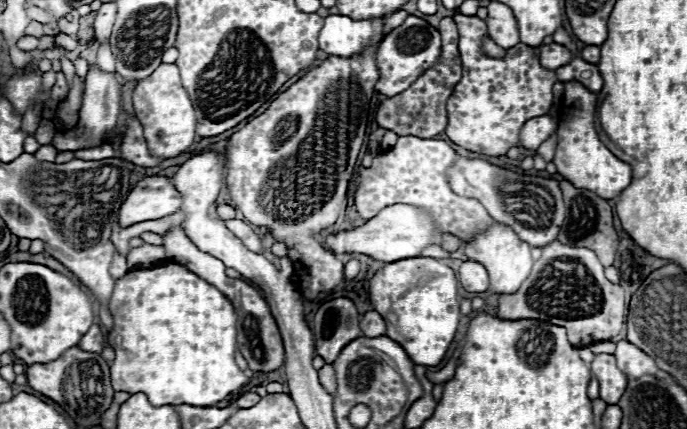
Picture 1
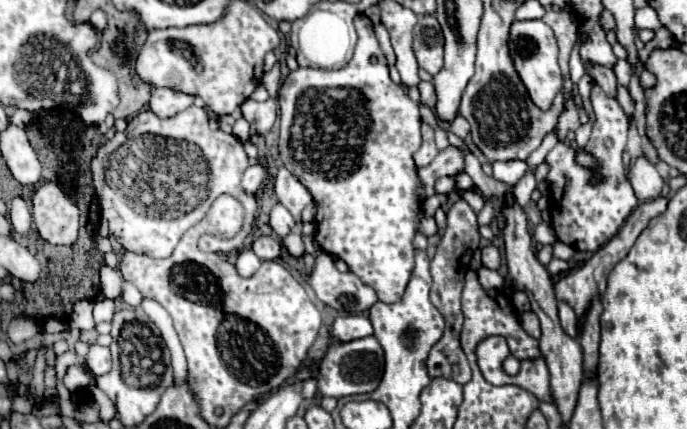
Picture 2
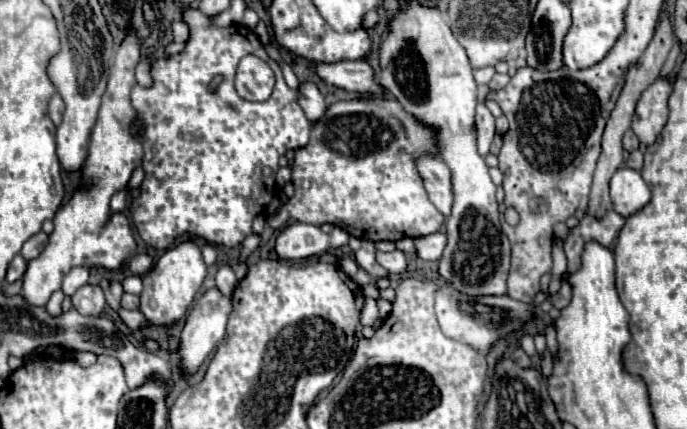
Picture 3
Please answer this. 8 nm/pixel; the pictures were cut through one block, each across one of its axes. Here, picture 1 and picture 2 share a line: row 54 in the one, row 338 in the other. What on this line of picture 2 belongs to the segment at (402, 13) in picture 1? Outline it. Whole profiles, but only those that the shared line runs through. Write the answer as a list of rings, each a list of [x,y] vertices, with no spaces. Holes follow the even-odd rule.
[[[354,314],[354,316],[340,316],[334,320],[330,338],[338,342],[348,342],[354,338],[364,338],[372,336],[372,324],[366,314]]]

